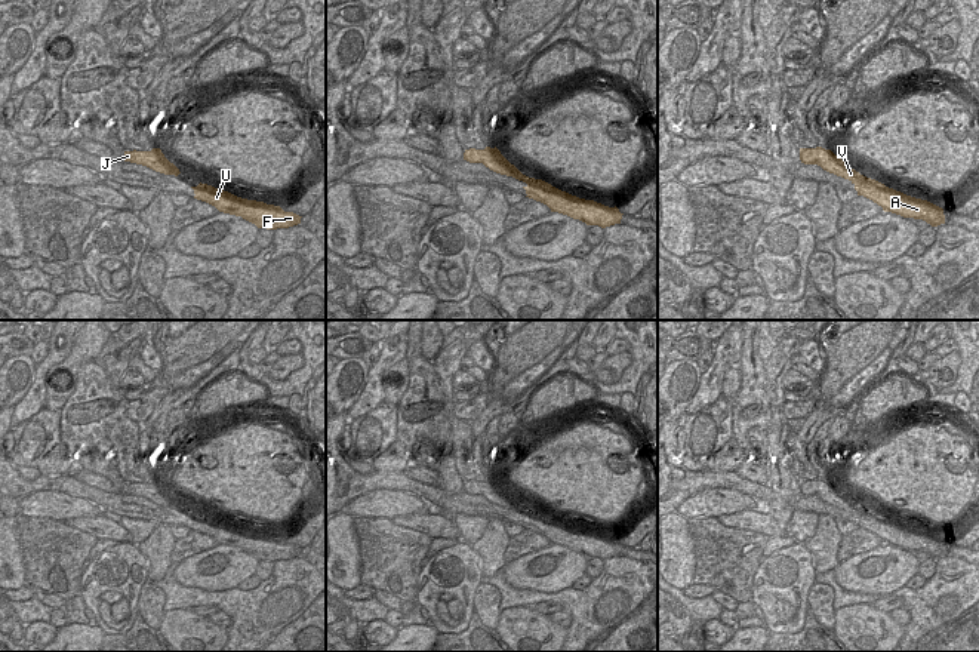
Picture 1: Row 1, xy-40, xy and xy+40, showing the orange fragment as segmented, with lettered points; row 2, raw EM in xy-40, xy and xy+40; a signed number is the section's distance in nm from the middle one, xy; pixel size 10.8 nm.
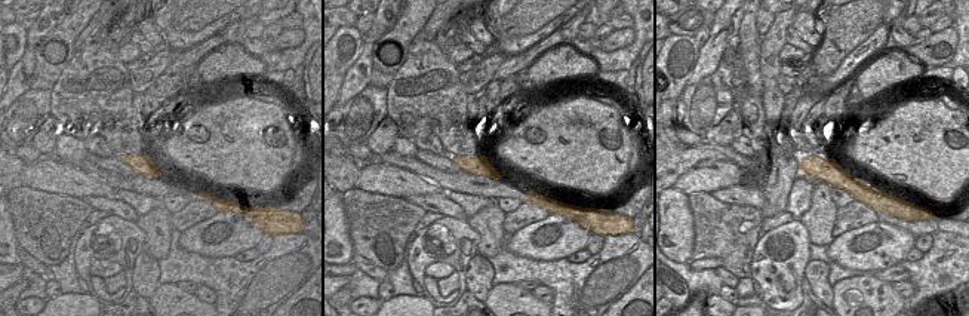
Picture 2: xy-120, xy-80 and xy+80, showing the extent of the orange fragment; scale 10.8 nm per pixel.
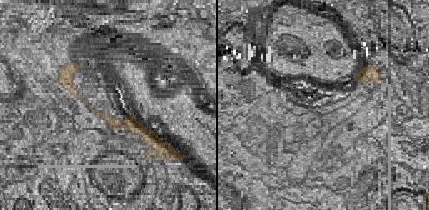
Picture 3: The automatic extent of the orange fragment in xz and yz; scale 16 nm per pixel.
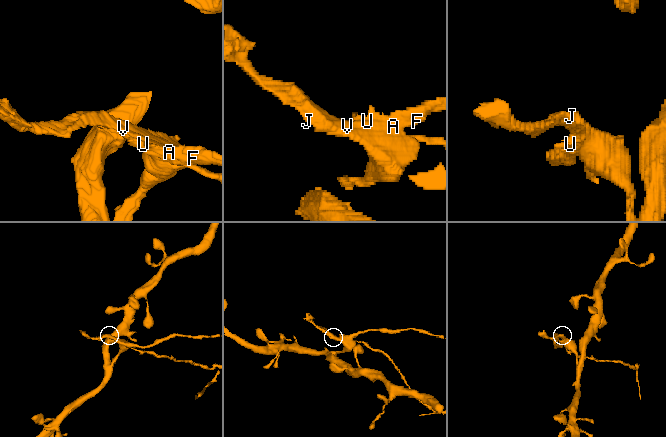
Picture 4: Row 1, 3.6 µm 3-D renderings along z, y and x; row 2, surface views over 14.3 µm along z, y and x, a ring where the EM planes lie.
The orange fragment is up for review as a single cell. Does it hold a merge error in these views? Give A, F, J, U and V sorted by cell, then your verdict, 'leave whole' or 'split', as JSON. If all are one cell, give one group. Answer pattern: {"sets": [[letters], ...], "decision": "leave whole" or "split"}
{"sets": [["A", "F", "U"], ["J", "V"]], "decision": "split"}

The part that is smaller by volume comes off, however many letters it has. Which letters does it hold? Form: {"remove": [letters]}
{"remove": ["A", "F", "U"]}

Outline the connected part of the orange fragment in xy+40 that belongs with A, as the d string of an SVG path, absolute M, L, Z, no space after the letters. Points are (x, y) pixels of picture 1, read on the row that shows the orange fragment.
M868 178L865 182L852 181L858 196L863 196L878 206L884 212L892 212L903 218L923 219L932 227L945 224L943 209L921 199L908 199L906 194L886 187L884 184Z

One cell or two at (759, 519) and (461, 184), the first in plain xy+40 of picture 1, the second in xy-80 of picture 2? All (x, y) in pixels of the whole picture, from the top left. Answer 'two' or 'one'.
two

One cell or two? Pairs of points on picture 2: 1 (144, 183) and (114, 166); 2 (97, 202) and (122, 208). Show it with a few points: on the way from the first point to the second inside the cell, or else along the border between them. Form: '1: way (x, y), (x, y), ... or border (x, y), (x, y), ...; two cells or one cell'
1: border (98, 168), (123, 177), (135, 177), (138, 174); two cells
2: way (102, 203), (116, 206); one cell

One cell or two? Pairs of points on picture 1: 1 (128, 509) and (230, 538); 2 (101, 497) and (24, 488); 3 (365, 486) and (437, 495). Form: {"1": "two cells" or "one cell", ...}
{"1": "one cell", "2": "one cell", "3": "one cell"}

